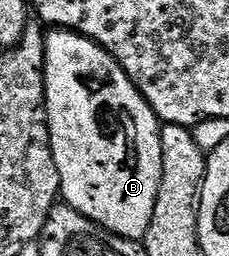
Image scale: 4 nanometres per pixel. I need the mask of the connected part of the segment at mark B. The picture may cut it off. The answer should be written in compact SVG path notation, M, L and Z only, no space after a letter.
M51 29L46 36L43 80L47 90L47 124L62 202L112 235L146 240L163 172L159 136L161 121L135 88L125 69L121 69L121 65L101 45L76 31Z

